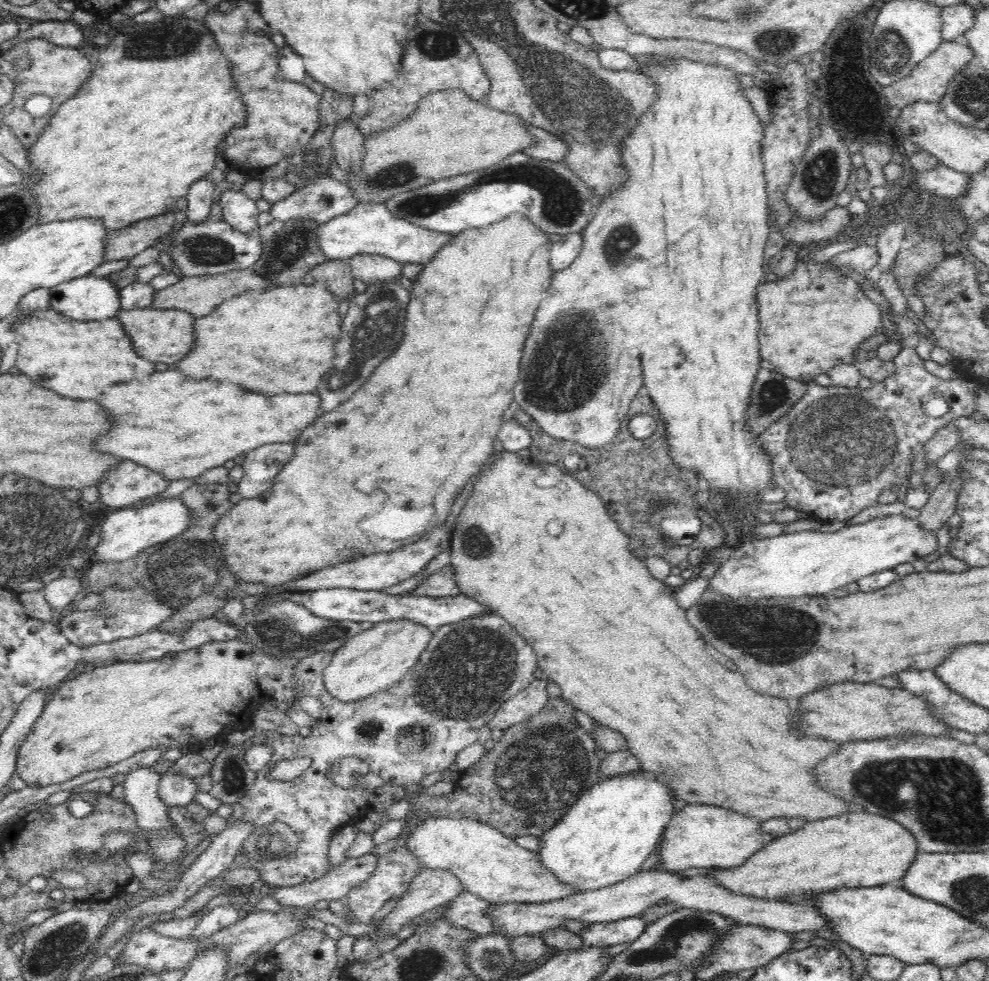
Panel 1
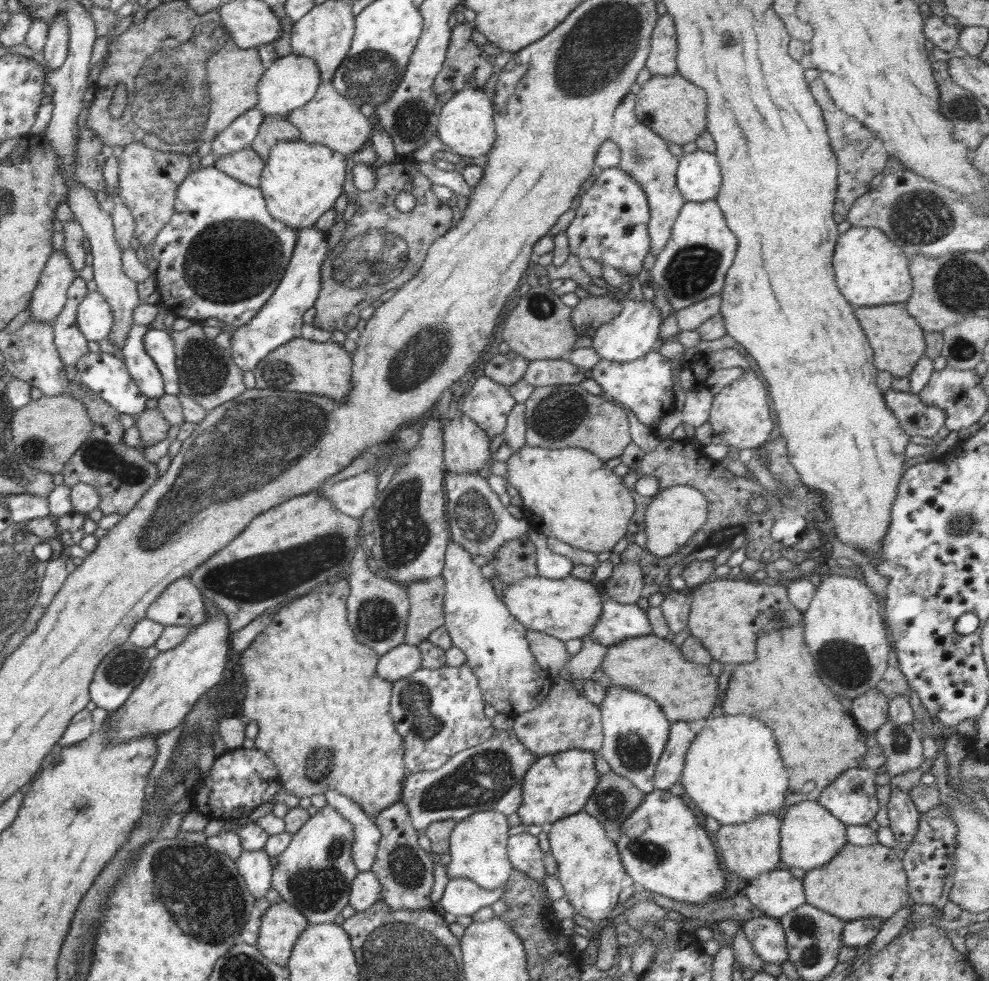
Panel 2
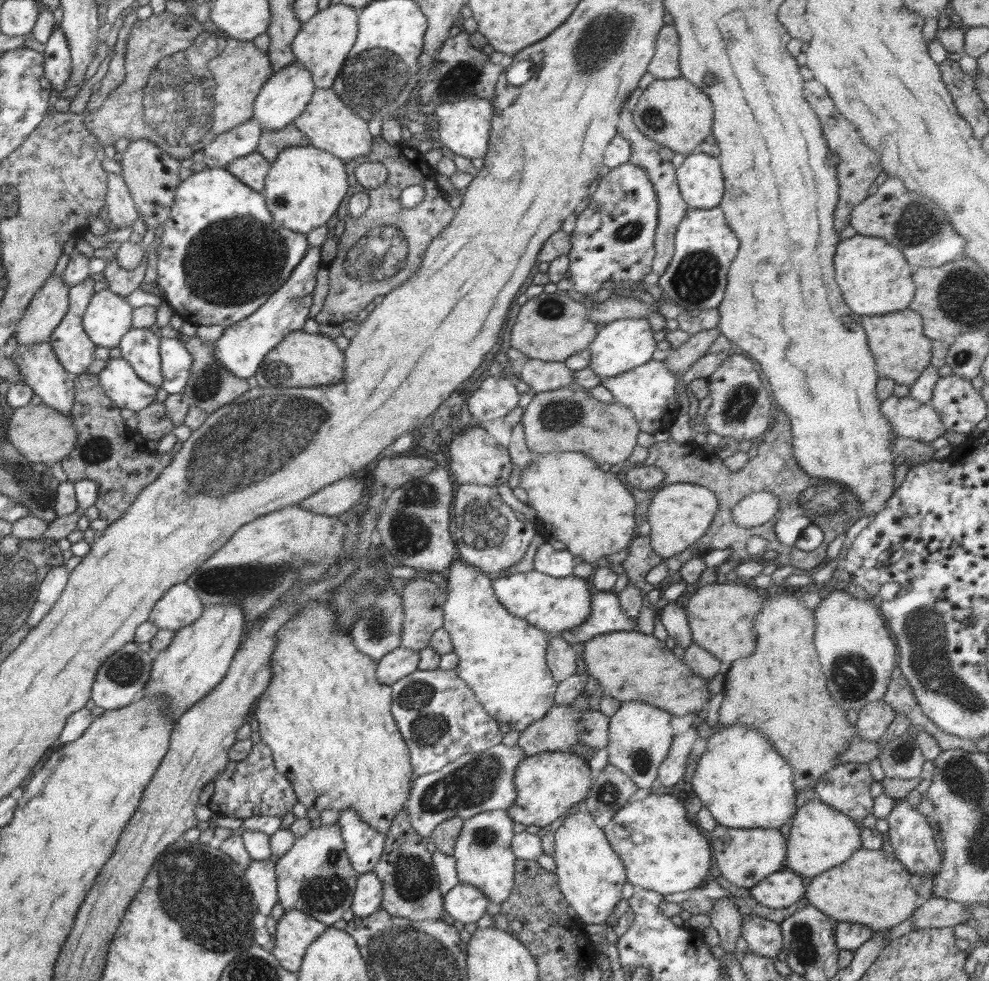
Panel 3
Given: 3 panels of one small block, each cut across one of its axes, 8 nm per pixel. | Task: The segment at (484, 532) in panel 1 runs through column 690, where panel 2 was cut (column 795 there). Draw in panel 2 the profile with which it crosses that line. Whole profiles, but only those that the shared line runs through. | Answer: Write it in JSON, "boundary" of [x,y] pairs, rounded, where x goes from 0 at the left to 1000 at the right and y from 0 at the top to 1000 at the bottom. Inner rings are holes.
{"boundary":[[[811,634],[793,639],[789,644],[768,646],[766,673],[752,677],[752,681],[742,681],[730,715],[731,728],[760,730],[760,724],[764,722],[766,728],[762,732],[768,732],[781,742],[794,784],[799,787],[805,783],[805,787],[797,789],[799,793],[792,822],[825,817],[831,805],[852,787],[870,782],[870,776],[876,770],[875,746],[825,687],[823,671],[813,653]]]}

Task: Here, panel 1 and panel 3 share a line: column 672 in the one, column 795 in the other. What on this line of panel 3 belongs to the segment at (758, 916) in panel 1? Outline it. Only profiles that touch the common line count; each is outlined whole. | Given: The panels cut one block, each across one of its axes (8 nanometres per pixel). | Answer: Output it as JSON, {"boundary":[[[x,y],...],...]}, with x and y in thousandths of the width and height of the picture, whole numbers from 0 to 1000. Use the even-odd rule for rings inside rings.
{"boundary":[[[794,885],[778,891],[763,901],[758,912],[777,926],[797,926],[813,916],[814,903],[811,894],[800,886]]]}

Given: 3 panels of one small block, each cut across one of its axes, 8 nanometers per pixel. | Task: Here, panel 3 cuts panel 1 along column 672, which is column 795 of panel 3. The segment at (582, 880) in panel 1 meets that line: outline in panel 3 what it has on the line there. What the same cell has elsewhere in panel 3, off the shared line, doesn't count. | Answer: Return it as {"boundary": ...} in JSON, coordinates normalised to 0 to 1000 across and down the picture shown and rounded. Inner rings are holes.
{"boundary":[[[727,739],[714,758],[714,766],[708,771],[708,777],[702,785],[699,801],[706,813],[718,827],[722,836],[736,844],[786,844],[801,840],[805,824],[806,805],[802,800],[802,785],[799,779],[787,770],[779,756],[764,742],[754,740],[732,741]]]}

